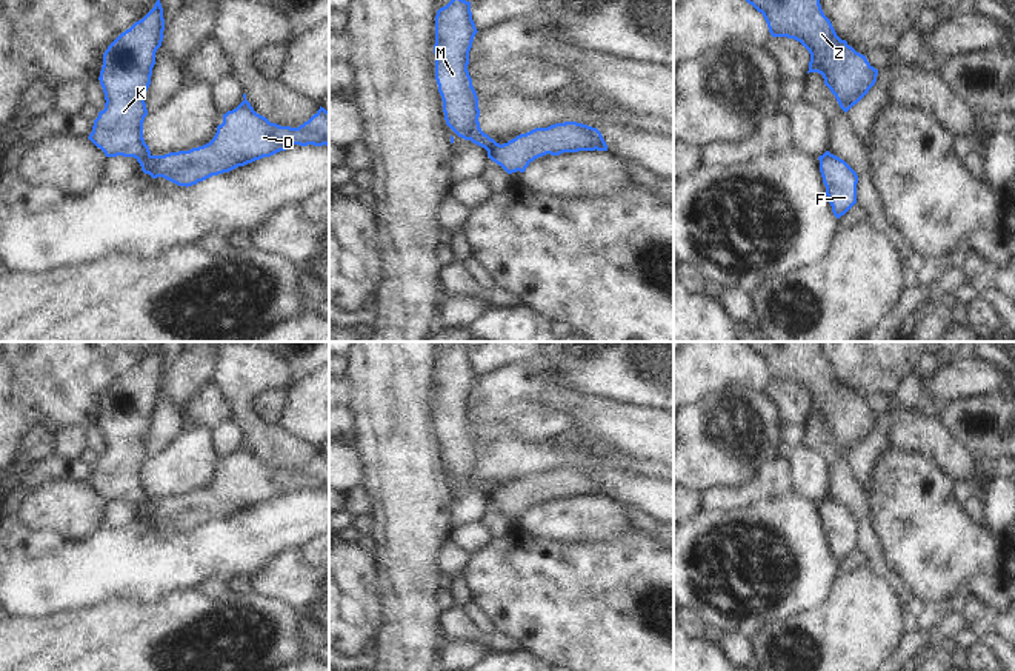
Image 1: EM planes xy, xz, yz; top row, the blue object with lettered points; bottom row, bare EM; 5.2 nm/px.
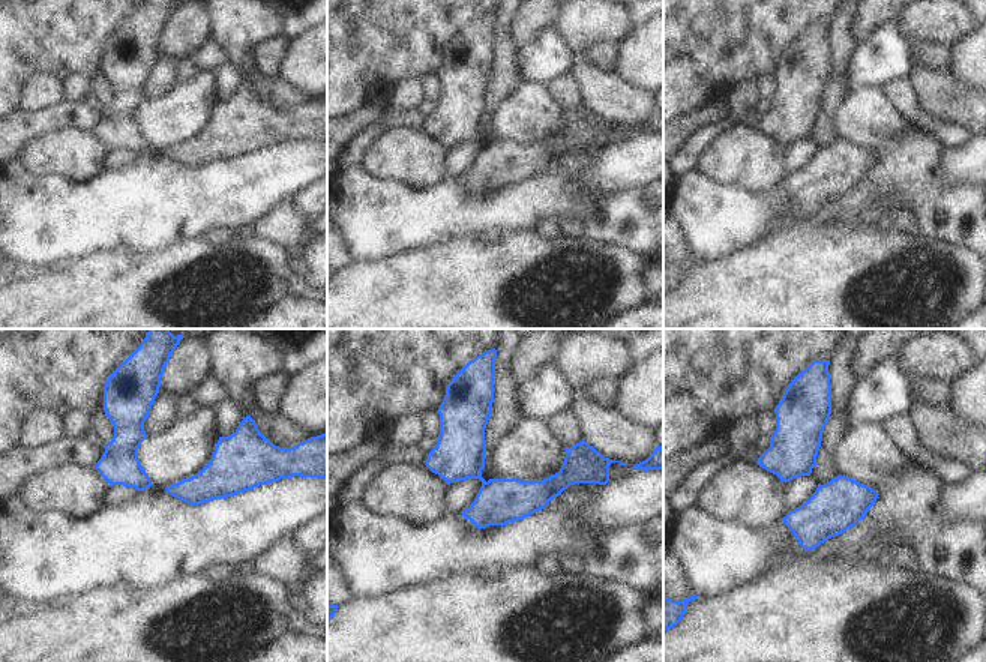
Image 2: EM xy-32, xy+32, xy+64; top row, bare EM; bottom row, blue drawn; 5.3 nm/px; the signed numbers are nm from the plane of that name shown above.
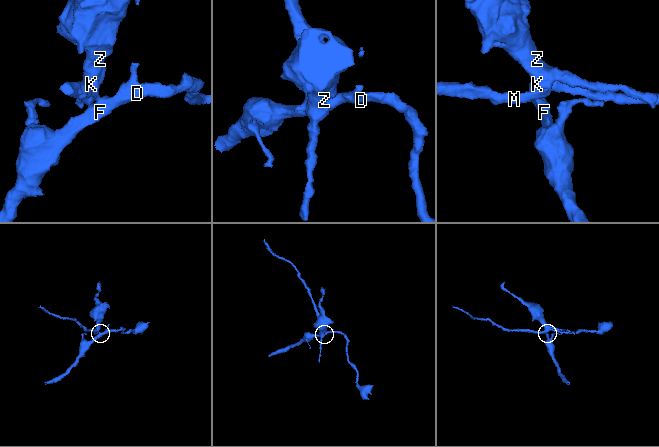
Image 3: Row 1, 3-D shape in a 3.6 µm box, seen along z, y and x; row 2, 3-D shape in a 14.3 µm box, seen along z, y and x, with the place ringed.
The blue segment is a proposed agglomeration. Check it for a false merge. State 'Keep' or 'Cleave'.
Cleave

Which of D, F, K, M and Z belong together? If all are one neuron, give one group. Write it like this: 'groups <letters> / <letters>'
groups D F / K M Z

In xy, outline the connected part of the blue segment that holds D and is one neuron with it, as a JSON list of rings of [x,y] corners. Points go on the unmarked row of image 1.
[[[243,439],[243,446],[232,456],[223,459],[223,468],[217,471],[214,483],[189,496],[169,497],[165,500],[151,500],[141,511],[145,519],[152,523],[163,522],[178,531],[192,531],[212,520],[229,517],[263,502],[271,502],[292,489],[300,491],[329,491],[329,456],[320,454],[298,472],[280,471],[271,468],[266,462],[257,459]]]

